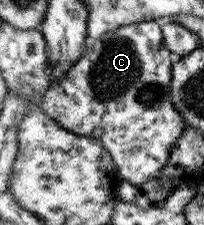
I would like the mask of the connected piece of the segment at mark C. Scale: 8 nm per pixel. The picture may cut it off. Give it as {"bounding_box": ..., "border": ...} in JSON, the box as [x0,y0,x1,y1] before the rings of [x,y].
{"bounding_box":[40,21,186,186],"border":[[[159,21],[139,22],[121,27],[91,42],[87,52],[61,78],[53,80],[48,92],[44,93],[40,108],[60,122],[64,129],[77,136],[88,136],[103,142],[118,167],[120,179],[134,186],[143,185],[160,176],[160,170],[168,164],[173,145],[185,134],[186,120],[170,100],[171,50],[165,43],[162,23]]]}

